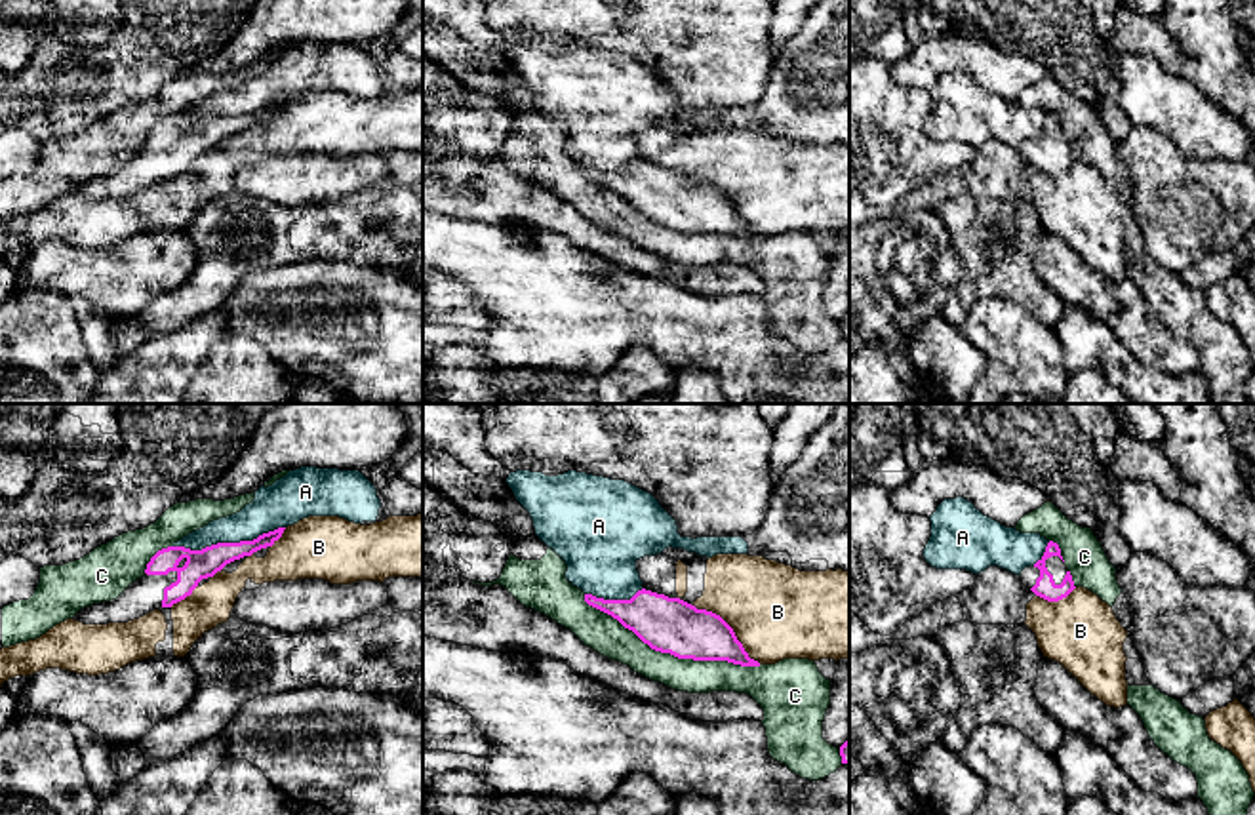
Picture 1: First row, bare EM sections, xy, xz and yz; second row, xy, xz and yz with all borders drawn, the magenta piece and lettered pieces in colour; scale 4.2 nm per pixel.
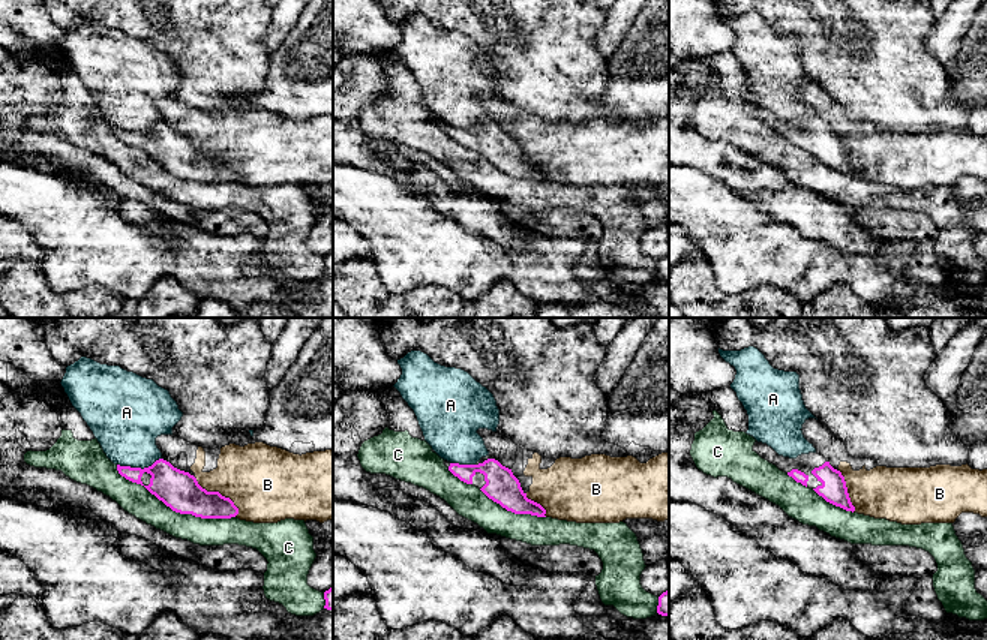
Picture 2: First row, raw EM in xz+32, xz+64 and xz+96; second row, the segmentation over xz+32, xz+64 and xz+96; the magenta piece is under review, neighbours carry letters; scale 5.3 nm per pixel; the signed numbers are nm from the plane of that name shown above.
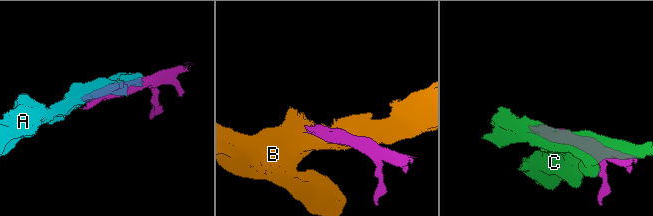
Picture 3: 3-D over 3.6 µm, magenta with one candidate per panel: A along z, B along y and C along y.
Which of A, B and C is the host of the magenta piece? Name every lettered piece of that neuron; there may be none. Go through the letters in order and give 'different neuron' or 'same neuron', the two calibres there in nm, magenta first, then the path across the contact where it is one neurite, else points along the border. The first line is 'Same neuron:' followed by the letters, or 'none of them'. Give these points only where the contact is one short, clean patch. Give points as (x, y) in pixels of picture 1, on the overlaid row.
Same neuron: none of them
A: different neuron; 130 nm thick on the magenta side, 180 nm on the other
B: different neuron; 240 nm thick on the magenta side, 400 nm on the other
C: different neuron; 240 nm thick on the magenta side, 150 nm on the other

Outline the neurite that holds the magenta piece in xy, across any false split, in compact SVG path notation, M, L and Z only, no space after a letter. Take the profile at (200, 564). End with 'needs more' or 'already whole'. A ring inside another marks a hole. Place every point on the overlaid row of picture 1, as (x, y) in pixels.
M278 527L253 541L217 543L202 550L162 548L147 564L145 575L116 600L84 607L72 619L84 625L128 623L158 607L171 607L190 596L202 579L213 577L227 564L272 547L284 529Z | needs more

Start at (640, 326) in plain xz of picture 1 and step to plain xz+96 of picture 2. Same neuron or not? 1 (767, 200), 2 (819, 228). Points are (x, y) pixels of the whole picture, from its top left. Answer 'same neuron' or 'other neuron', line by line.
1: other neuron
2: other neuron

